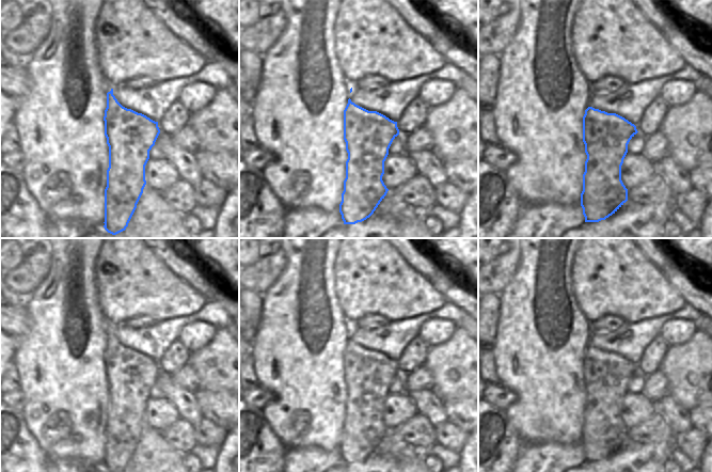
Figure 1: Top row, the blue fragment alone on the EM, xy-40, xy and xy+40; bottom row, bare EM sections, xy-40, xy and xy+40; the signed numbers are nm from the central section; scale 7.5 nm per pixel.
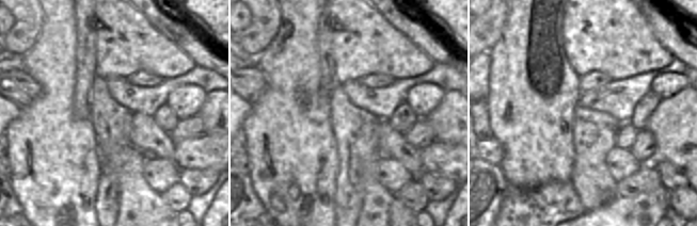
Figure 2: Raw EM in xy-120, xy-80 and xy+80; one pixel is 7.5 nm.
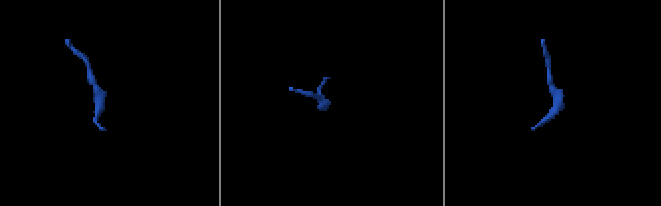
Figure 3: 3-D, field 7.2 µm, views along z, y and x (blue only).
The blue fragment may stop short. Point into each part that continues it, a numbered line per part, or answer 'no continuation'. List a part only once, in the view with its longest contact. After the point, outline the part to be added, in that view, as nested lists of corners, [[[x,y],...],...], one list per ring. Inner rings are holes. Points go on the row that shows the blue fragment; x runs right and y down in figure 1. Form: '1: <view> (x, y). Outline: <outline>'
no continuation.

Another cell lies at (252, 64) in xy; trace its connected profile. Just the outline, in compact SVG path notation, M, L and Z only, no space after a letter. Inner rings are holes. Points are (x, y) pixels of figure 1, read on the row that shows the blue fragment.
M239 49L239 66L246 74L246 86L240 90L240 93L246 103L251 107L260 82L263 56L257 56L251 51Z

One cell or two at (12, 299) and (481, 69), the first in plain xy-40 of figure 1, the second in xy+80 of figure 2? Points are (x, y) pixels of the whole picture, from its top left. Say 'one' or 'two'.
one

